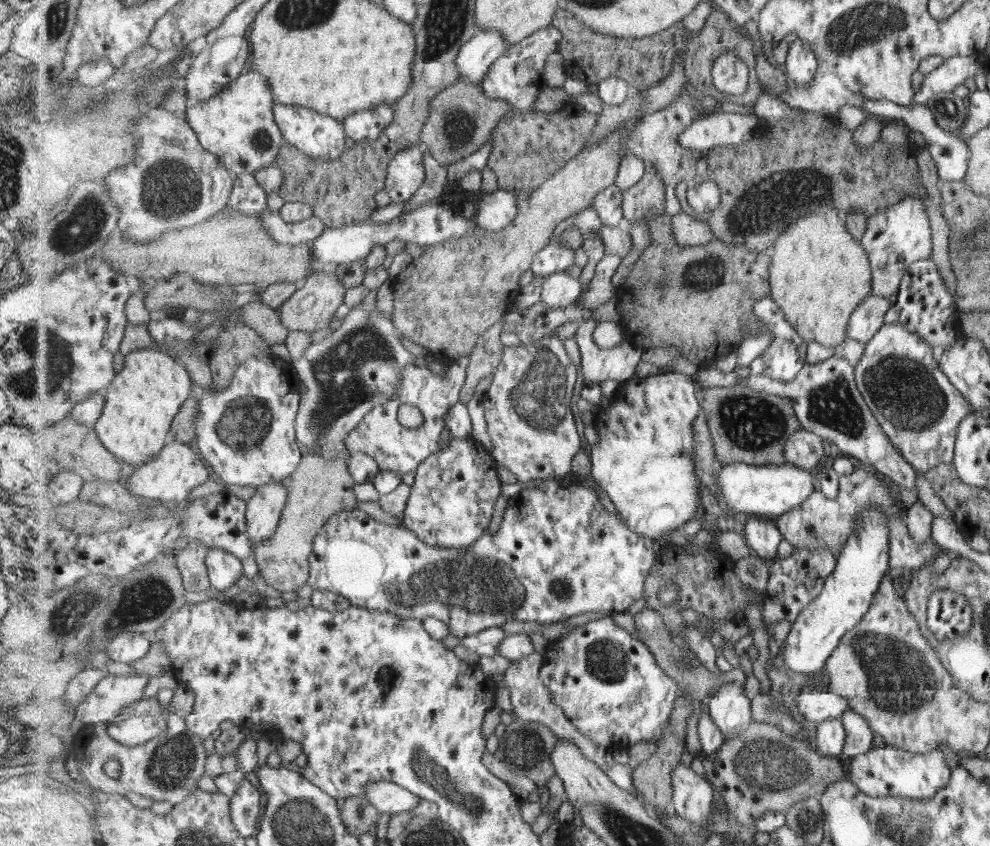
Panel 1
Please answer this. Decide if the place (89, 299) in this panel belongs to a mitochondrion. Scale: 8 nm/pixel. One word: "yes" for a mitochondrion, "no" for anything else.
no

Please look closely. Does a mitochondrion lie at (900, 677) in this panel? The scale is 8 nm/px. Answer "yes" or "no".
yes

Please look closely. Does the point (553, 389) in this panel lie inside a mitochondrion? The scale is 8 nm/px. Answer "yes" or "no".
yes

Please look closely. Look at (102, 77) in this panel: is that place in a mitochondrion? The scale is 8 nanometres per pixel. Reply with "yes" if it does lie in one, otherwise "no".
no

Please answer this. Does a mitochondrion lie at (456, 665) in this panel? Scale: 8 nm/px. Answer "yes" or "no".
no

